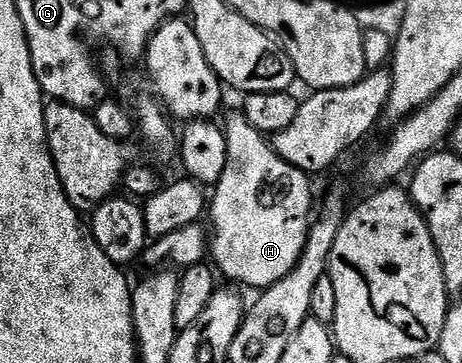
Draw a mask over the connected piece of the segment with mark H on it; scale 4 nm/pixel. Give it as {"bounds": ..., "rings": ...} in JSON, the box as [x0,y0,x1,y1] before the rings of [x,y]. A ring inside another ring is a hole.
{"bounds":[209,114,313,290],"rings":[[[235,114],[225,123],[225,131],[227,133],[227,161],[225,162],[225,174],[221,174],[219,183],[214,185],[213,195],[209,200],[209,220],[211,216],[211,224],[209,223],[209,256],[213,261],[214,267],[220,273],[224,272],[231,281],[236,285],[244,284],[247,288],[255,288],[254,290],[262,290],[270,286],[273,282],[277,282],[281,278],[285,278],[285,274],[289,274],[297,266],[297,262],[301,258],[301,254],[305,250],[305,242],[307,234],[311,230],[313,223],[313,208],[311,212],[311,180],[312,177],[306,172],[297,170],[297,166],[289,166],[289,162],[285,162],[285,158],[281,158],[275,153],[272,141],[266,136],[262,136],[257,130],[253,130],[253,126],[249,126],[249,122],[241,114]]]}

